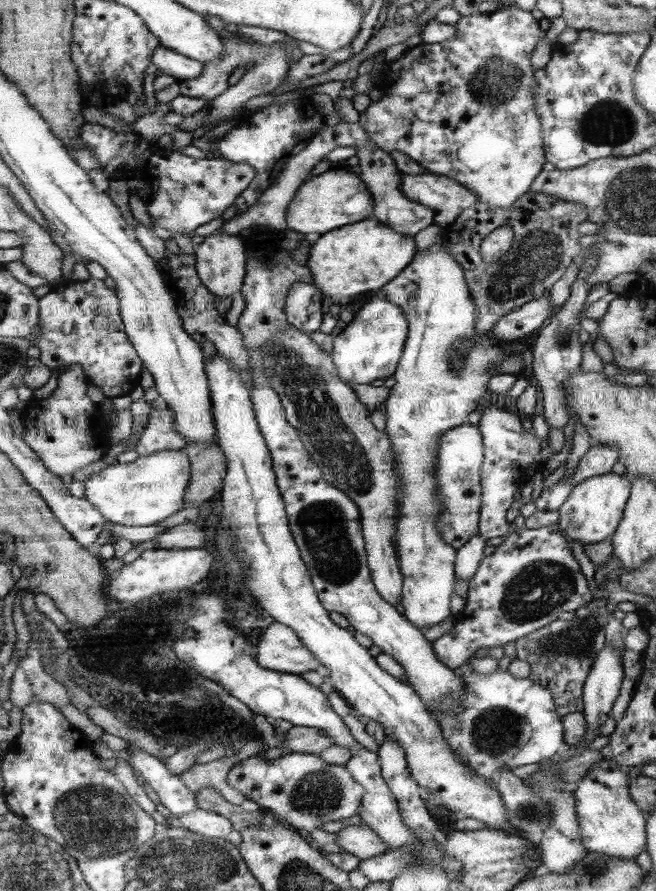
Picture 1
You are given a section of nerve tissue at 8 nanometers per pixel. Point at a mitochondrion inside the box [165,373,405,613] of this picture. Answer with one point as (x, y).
(322, 523)

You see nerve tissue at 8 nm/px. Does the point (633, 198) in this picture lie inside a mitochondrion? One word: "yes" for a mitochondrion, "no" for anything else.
yes

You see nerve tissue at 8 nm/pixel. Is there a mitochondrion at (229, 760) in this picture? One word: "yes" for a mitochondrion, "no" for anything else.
no

